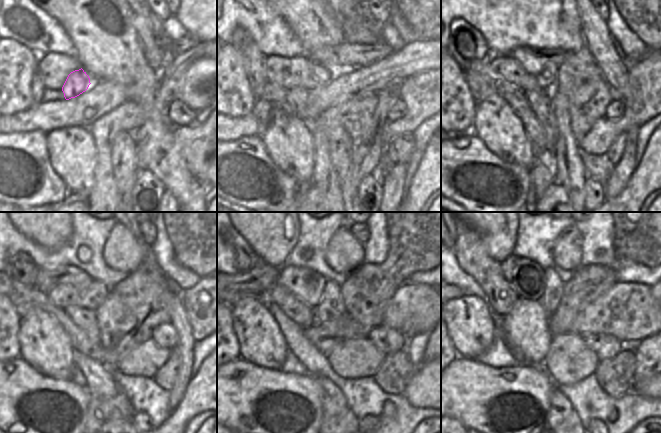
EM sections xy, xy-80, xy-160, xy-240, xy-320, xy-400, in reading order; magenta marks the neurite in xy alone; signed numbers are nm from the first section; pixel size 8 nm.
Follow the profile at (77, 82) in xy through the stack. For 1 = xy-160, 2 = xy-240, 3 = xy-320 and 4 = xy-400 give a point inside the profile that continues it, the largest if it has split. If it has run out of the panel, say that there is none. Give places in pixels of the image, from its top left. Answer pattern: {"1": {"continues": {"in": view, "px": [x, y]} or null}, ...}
{"1": {"continues": {"in": "xy-160", "px": [534, 131]}}, "2": {"continues": {"in": "xy-240", "px": [100, 384]}}, "3": {"continues": {"in": "xy-320", "px": [332, 401]}}, "4": {"continues": {"in": "xy-400", "px": [559, 406]}}}

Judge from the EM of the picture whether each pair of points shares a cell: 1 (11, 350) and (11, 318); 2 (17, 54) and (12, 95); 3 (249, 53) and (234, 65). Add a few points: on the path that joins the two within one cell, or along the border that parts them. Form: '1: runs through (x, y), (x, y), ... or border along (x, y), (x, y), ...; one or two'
1: runs through (11, 342), (11, 326); one
2: runs through (12, 64), (12, 85); one
3: border along (230, 43), (243, 63), (243, 70), (248, 82); two

